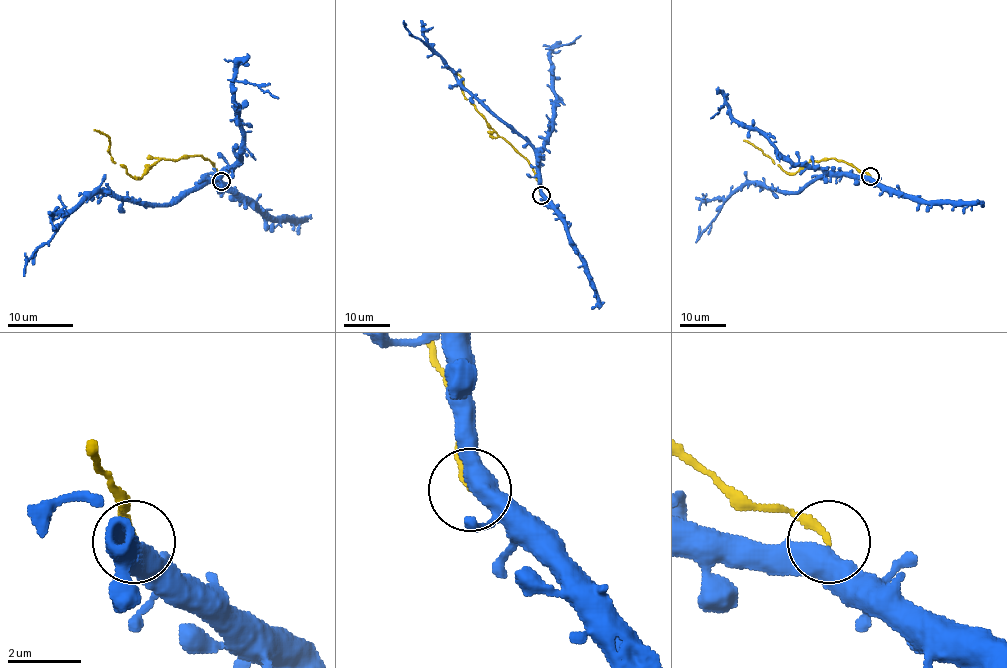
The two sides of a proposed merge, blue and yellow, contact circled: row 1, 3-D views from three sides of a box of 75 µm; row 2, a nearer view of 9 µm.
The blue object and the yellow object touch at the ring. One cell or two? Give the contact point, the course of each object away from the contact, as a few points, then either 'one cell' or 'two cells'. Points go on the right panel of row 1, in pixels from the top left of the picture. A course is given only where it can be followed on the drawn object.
at (870, 176); blue runs (870, 176), (820, 175), (797, 192), (744, 183), (725, 201), (695, 242); yellow runs (870, 176), (834, 158), (810, 160), (796, 173), (786, 173), (743, 140); two cells

